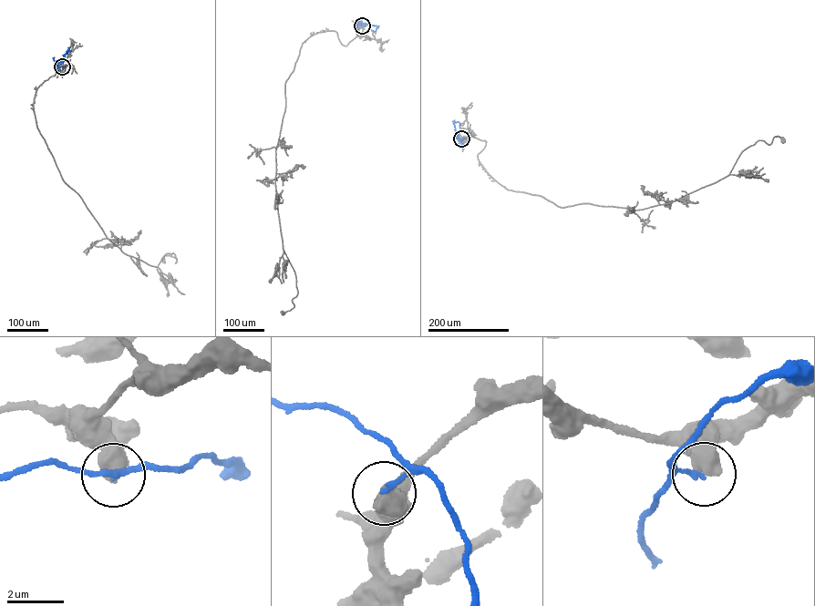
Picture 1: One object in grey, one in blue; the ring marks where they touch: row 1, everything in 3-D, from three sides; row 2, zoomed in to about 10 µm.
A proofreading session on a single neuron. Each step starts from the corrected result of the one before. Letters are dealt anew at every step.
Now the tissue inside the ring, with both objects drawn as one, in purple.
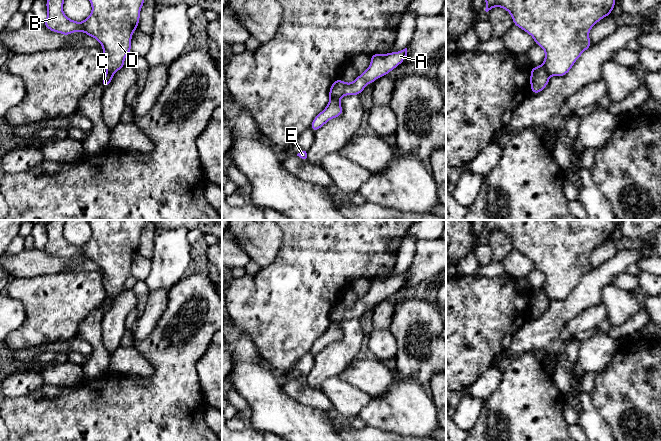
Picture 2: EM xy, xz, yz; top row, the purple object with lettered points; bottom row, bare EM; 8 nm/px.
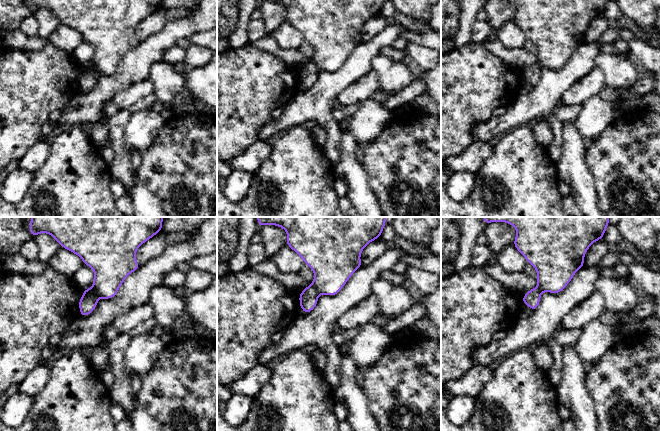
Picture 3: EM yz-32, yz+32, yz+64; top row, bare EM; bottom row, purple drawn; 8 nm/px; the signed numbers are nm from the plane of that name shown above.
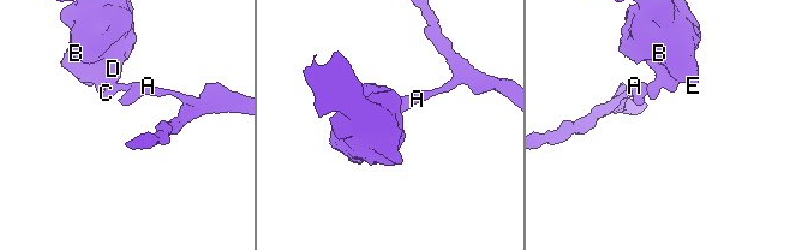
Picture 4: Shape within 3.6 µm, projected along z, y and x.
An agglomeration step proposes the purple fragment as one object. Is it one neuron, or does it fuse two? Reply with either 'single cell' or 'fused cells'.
fused cells

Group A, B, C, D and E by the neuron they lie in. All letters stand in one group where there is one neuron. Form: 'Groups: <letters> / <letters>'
Groups: A C / B D E

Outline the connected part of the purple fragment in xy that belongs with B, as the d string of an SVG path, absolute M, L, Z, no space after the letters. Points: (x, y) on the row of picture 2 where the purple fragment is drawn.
M46 0L48 16L43 25L50 31L66 36L73 32L85 32L87 36L92 36L102 45L106 72L116 73L123 68L125 57L132 52L131 39L138 28L140 11L145 0L89 0L92 11L83 22L71 20L64 14L64 1Z

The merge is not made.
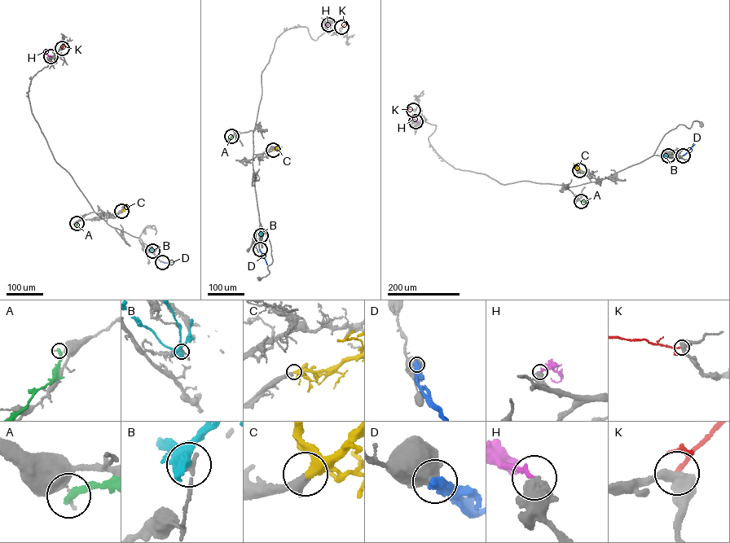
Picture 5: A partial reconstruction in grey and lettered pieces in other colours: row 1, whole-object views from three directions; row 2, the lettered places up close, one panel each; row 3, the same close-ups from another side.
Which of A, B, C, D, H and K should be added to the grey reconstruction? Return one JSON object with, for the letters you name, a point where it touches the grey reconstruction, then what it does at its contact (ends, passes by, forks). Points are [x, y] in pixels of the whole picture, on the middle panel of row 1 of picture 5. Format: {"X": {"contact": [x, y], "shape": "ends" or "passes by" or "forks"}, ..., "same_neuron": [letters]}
{"C": {"contact": [273, 150], "shape": "ends"}, "same_neuron": ["C"]}

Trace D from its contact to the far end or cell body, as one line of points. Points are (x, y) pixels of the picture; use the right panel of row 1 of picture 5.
D: (683, 155), (694, 144)

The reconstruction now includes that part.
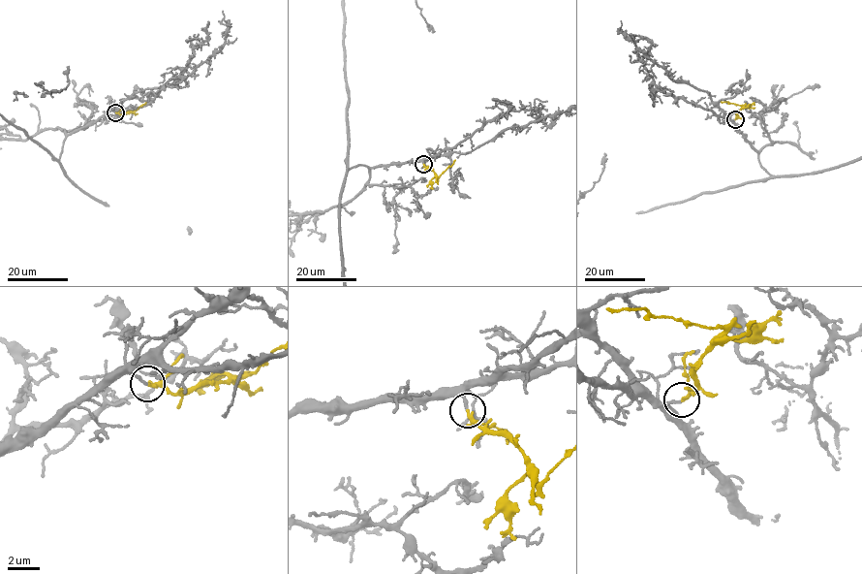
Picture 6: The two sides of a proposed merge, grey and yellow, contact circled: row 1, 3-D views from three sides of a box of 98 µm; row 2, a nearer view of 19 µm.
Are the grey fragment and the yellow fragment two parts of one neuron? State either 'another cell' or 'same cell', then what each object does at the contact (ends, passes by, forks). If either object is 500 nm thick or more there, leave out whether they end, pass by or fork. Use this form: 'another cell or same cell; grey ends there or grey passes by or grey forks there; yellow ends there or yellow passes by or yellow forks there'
same cell; grey ends there; yellow forks there

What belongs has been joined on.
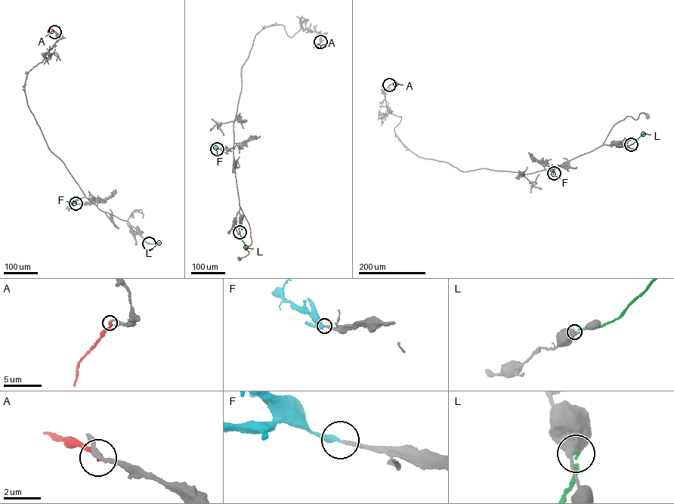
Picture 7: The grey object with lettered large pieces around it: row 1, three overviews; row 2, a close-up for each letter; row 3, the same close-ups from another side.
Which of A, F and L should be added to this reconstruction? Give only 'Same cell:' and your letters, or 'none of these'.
Same cell: F

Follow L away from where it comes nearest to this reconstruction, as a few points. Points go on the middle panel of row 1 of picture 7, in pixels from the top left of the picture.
L: (239, 232), (245, 249)

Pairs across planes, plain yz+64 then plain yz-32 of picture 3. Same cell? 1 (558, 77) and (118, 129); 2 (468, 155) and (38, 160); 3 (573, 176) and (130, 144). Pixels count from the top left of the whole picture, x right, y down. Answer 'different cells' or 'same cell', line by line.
1: different cells
2: same cell
3: different cells

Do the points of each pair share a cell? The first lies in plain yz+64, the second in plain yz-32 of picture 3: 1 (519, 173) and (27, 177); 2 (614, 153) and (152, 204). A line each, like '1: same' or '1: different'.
1: different
2: different

